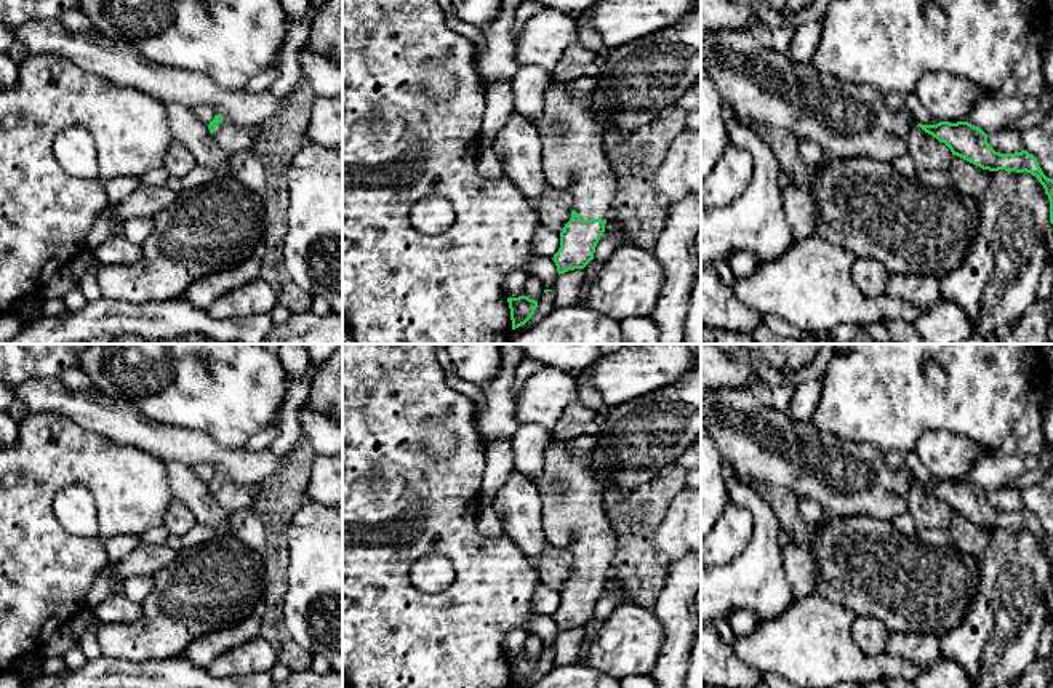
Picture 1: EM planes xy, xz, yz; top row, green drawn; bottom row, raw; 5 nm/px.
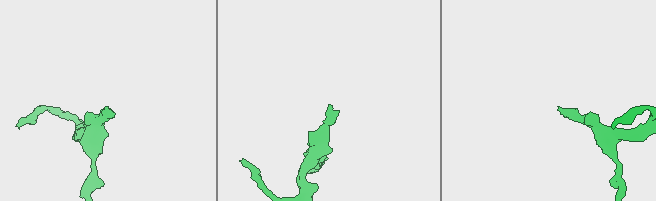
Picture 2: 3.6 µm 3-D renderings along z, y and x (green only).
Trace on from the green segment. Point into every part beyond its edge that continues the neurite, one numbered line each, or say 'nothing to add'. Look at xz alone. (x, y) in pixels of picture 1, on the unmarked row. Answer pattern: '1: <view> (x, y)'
1: xz (573, 514)

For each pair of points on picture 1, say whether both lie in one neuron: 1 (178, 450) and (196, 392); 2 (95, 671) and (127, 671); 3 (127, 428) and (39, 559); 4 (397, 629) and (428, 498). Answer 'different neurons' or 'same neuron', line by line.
1: different neurons
2: same neuron
3: different neurons
4: same neuron

